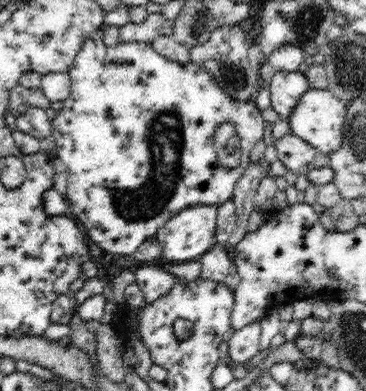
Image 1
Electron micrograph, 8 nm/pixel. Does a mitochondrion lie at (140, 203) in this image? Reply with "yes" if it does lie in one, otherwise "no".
yes

